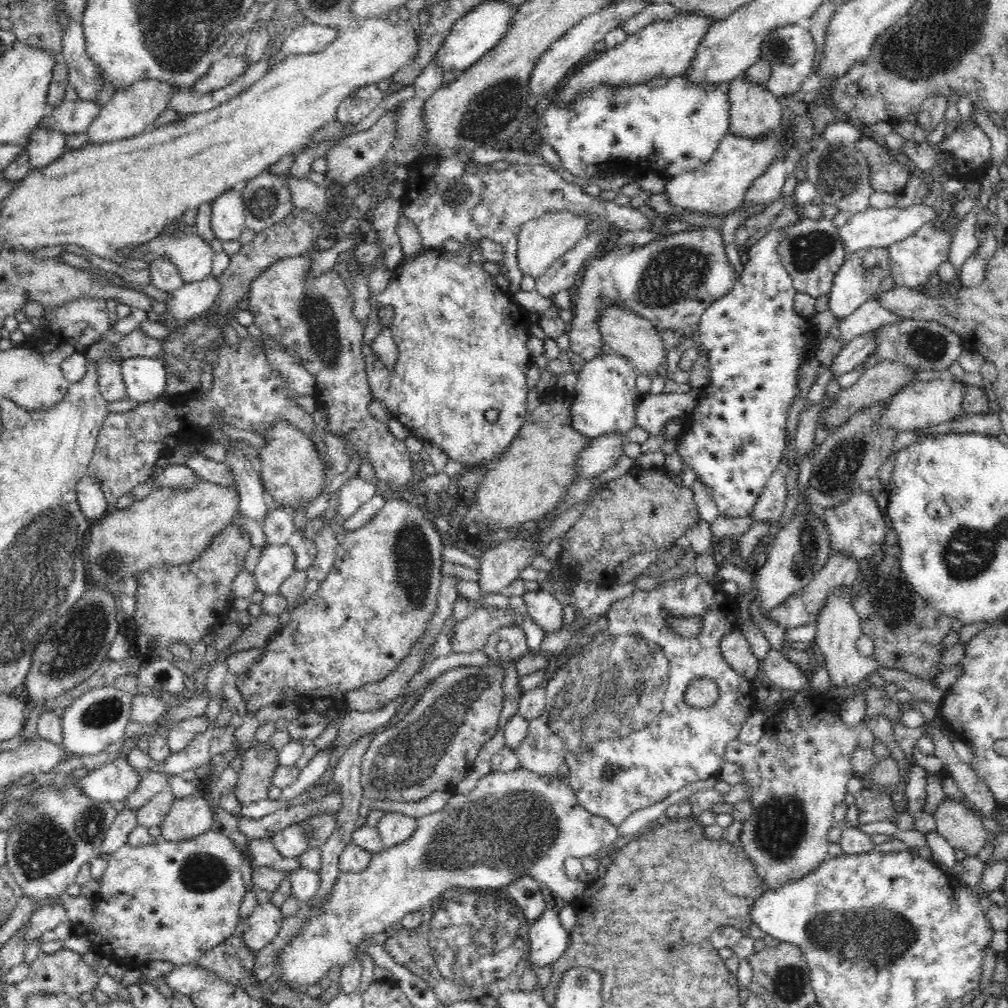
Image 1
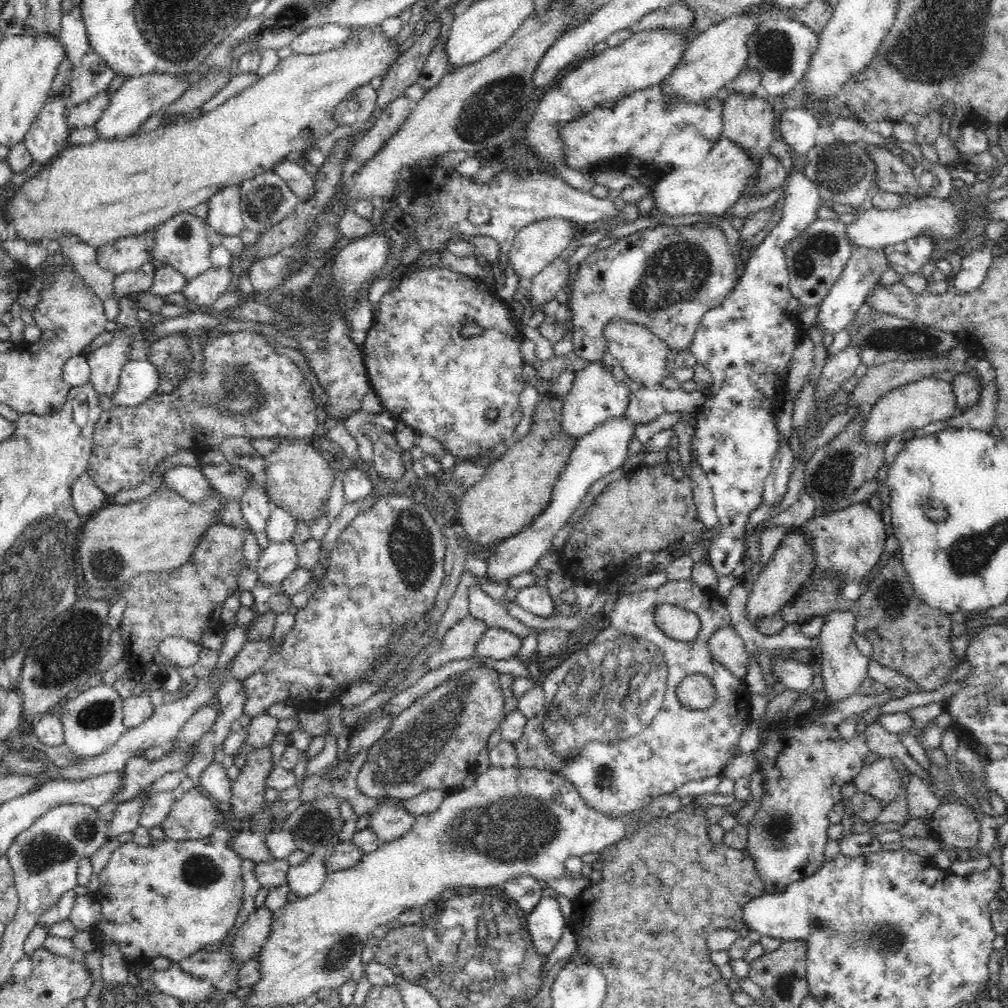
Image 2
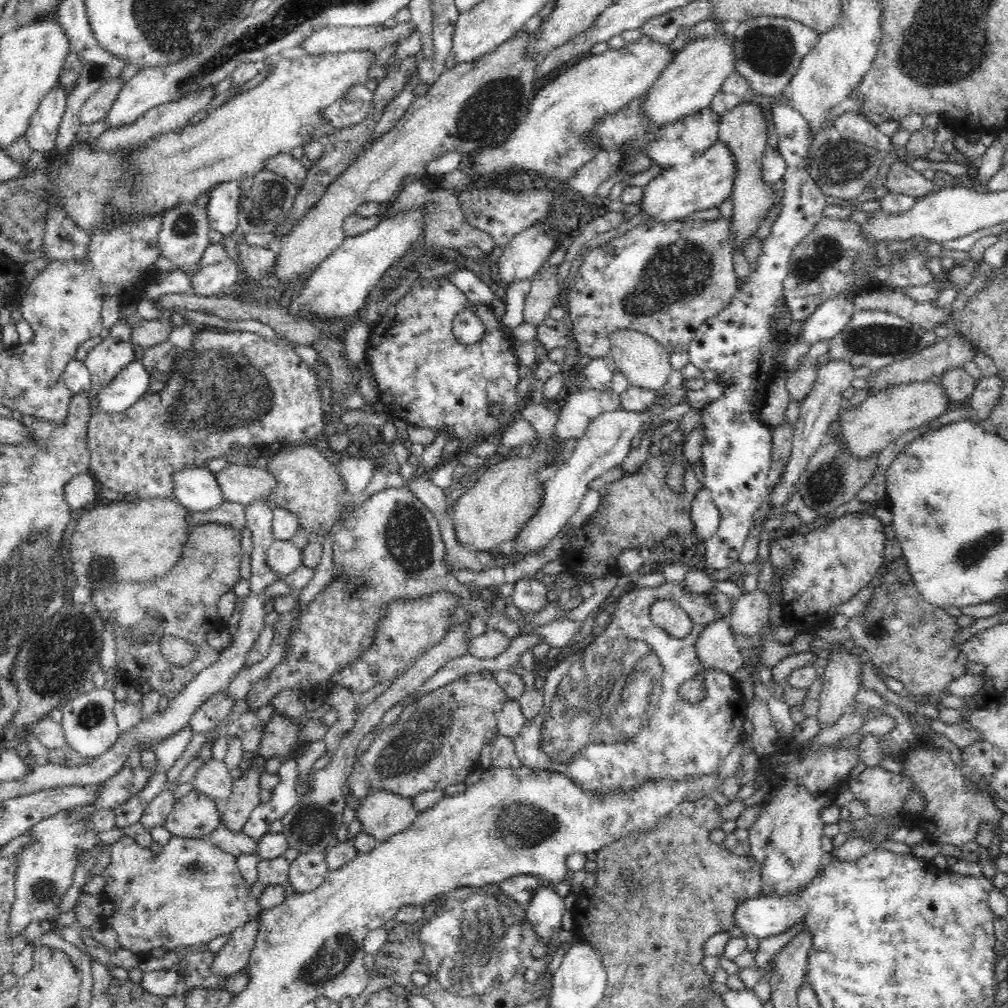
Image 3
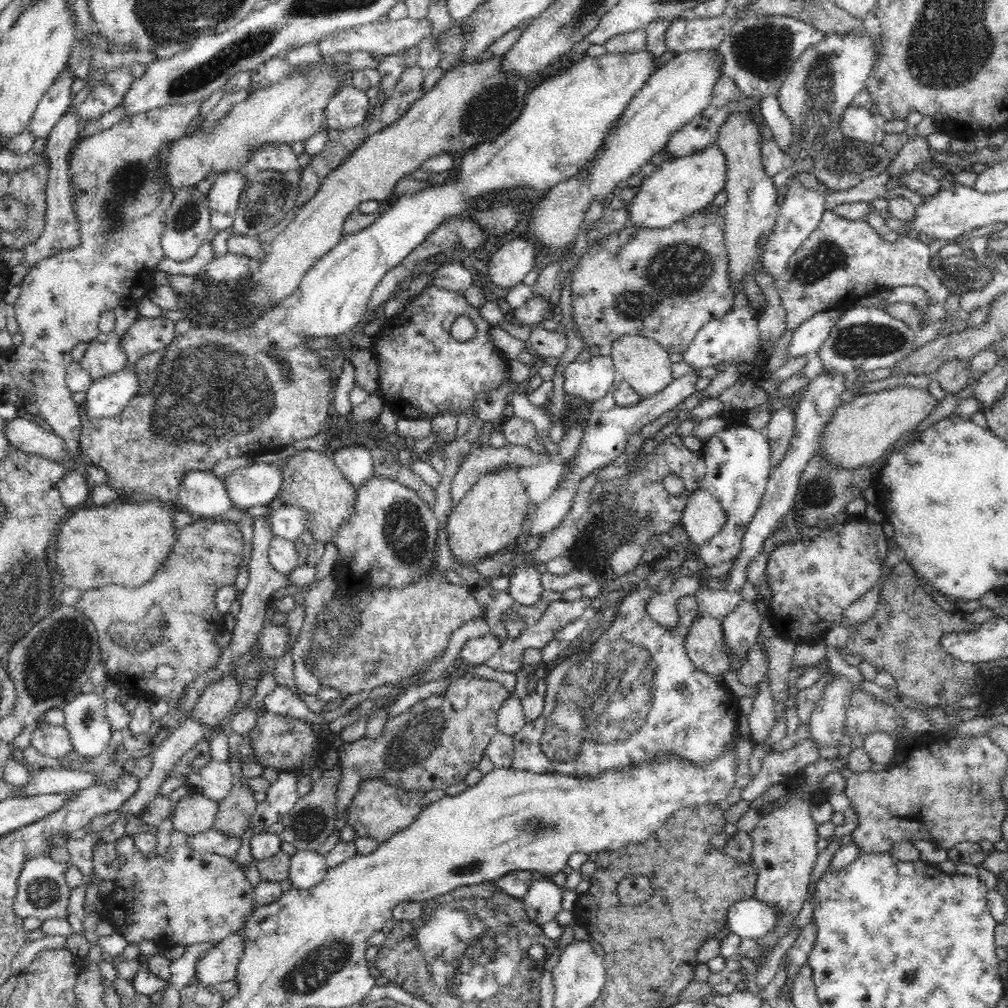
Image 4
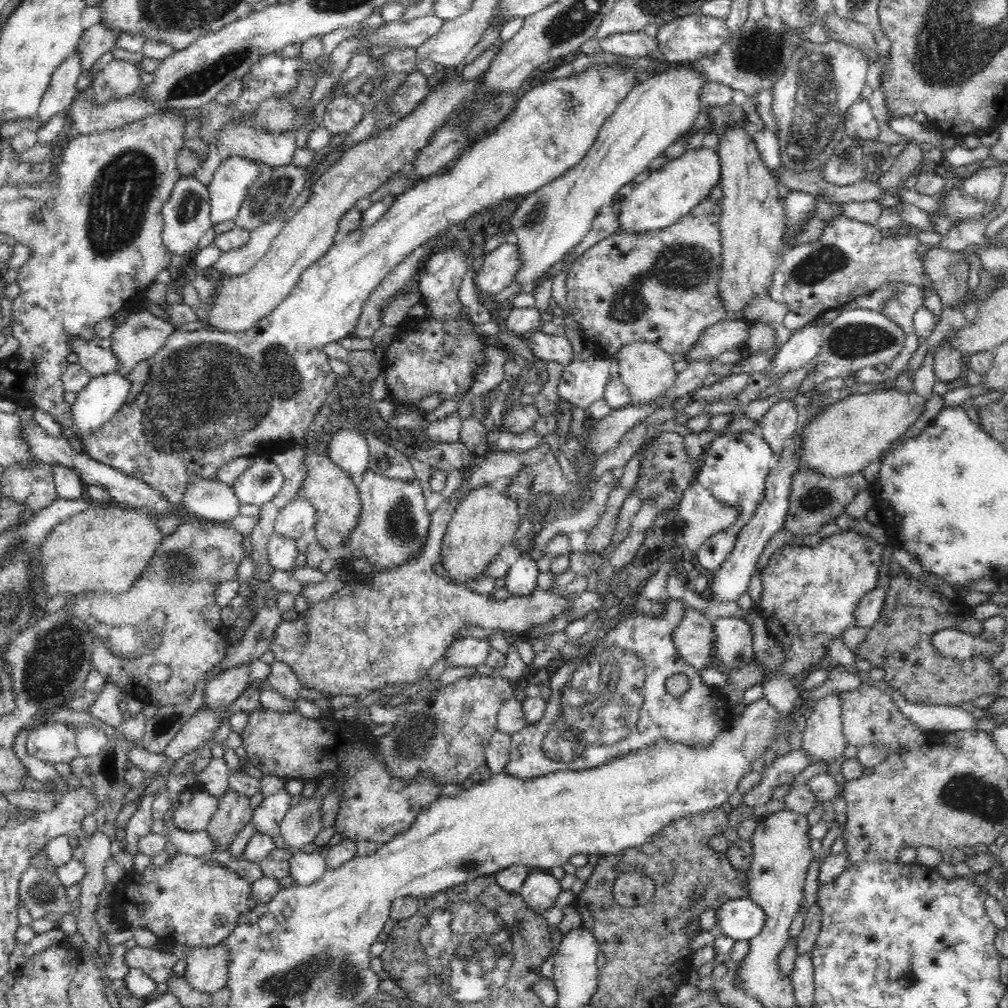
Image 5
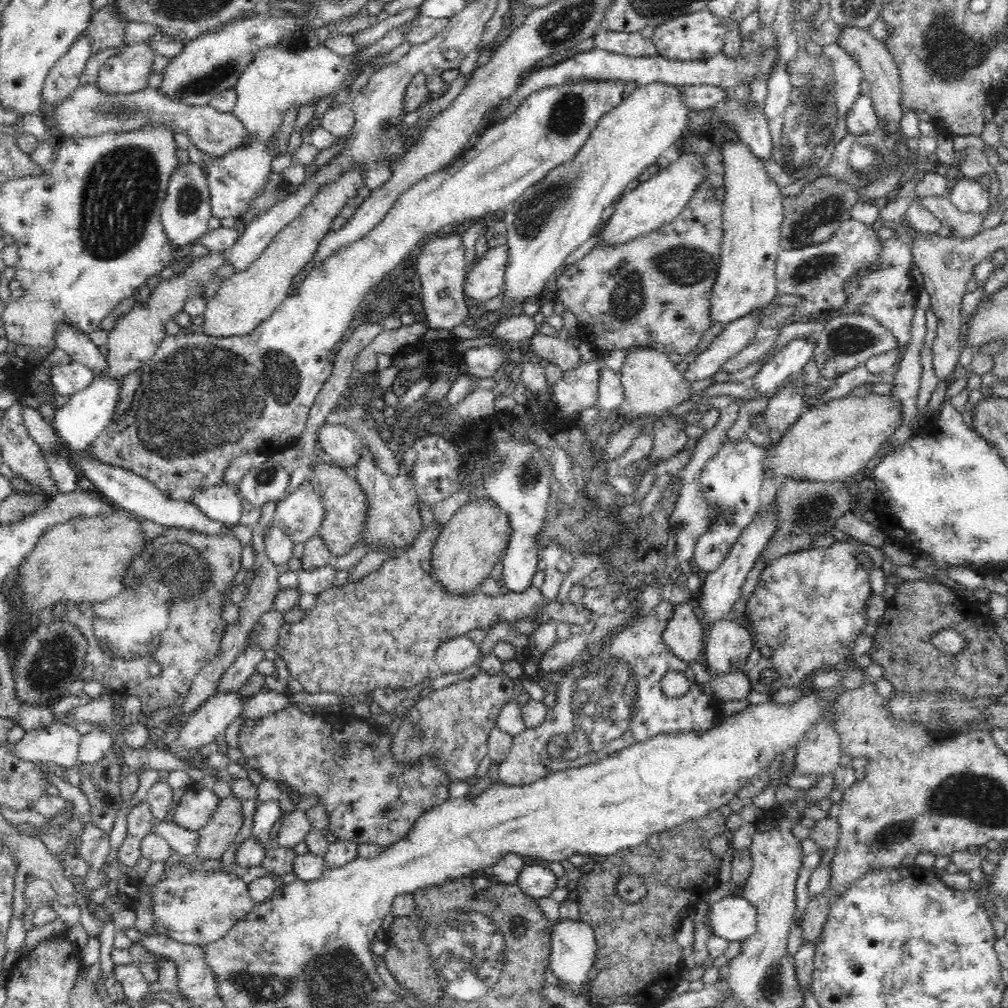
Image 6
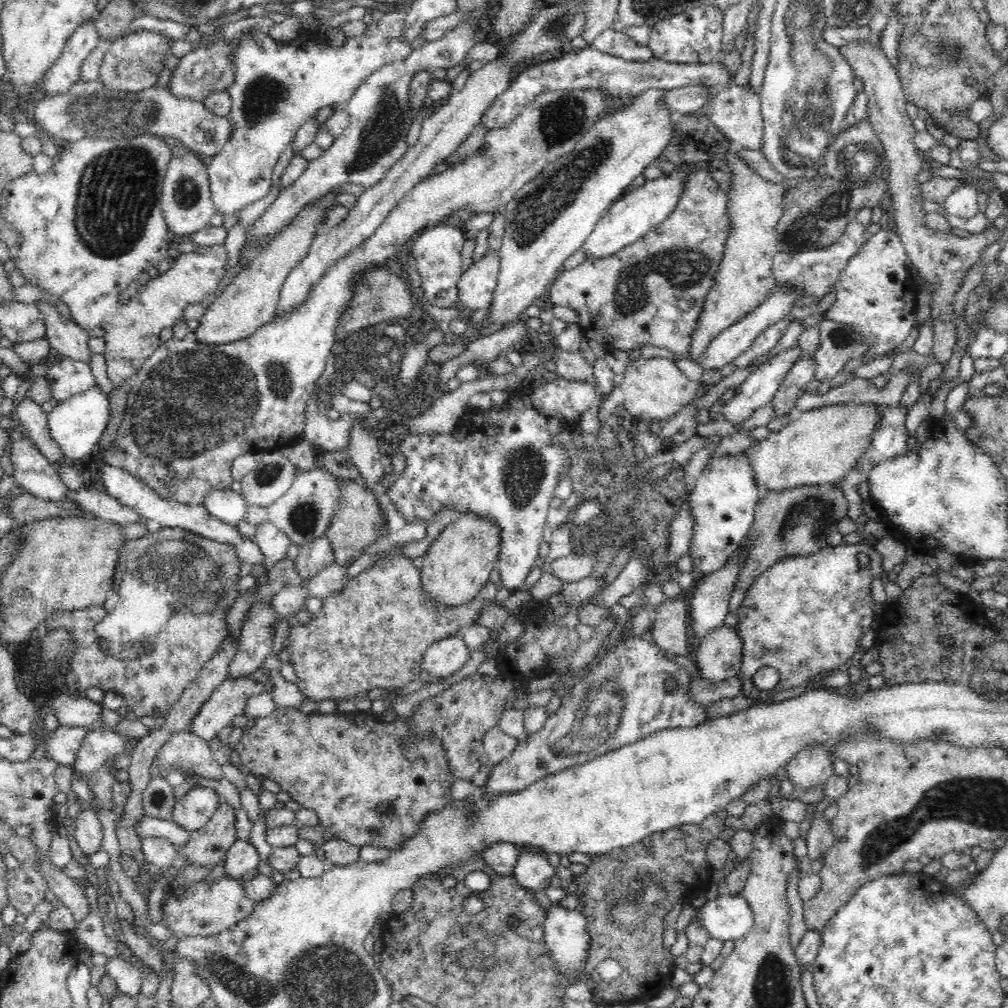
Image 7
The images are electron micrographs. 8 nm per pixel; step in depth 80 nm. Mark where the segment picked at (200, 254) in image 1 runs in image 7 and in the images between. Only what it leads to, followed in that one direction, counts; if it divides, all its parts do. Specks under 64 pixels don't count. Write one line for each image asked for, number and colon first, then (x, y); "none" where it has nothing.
2: (181, 242)
3: (183, 240)
4: (188, 222)
5: (187, 215)
6: (186, 210)
7: (186, 201)

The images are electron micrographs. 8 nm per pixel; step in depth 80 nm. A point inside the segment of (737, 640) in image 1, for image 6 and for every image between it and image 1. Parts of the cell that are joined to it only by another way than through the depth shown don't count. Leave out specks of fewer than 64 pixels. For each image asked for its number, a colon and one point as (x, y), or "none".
2: (727, 648)
3: (717, 647)
4: (704, 643)
5: (694, 637)
6: (685, 634)

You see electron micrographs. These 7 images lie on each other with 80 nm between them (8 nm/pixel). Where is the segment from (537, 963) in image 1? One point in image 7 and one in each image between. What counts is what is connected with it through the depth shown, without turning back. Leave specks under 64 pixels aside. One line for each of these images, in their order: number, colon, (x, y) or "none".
2: (545, 921)
3: (544, 912)
4: (543, 901)
5: (540, 889)
6: (536, 879)
7: (533, 871)

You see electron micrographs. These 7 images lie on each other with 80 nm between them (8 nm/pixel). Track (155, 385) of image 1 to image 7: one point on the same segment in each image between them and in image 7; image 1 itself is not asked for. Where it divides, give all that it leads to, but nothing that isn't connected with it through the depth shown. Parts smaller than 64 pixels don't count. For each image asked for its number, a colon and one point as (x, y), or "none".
2: (139, 379)
3: (126, 388)
4: (107, 396)
5: (104, 395)
6: (78, 423)
7: (77, 424)

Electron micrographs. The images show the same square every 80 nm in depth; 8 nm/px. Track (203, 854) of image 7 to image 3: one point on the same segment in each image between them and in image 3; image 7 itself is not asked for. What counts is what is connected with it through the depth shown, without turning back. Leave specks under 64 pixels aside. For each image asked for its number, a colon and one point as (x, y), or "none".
3: (246, 793)
4: (234, 816)
5: (234, 812)
6: (218, 835)

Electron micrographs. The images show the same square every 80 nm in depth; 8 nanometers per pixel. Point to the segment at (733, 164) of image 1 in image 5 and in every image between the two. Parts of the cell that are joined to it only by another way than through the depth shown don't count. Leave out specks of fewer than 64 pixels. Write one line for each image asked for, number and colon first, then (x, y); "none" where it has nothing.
2: (712, 187)
3: (679, 190)
4: (677, 188)
5: (668, 194)

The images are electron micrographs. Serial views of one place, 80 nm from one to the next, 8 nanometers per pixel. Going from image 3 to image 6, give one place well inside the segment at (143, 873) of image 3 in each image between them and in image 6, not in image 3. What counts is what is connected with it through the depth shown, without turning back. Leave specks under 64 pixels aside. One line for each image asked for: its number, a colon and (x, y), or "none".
4: (186, 897)
5: (188, 901)
6: (189, 905)

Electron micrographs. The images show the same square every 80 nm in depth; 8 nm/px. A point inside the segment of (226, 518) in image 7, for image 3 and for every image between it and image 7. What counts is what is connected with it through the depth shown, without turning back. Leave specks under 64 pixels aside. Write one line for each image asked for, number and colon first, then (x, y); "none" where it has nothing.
3: (196, 488)
4: (202, 494)
5: (213, 500)
6: (220, 502)

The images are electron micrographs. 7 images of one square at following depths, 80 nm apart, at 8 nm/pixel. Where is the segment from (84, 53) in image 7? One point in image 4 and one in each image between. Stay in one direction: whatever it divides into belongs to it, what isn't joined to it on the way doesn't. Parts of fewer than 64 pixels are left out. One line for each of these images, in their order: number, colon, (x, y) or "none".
4: (55, 103)
5: (61, 91)
6: (63, 78)

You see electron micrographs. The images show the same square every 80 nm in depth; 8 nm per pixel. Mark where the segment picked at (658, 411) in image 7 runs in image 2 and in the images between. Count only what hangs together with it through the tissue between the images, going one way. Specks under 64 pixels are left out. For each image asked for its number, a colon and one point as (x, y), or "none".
2: (643, 355)
3: (645, 362)
4: (644, 364)
5: (647, 371)
6: (652, 385)

